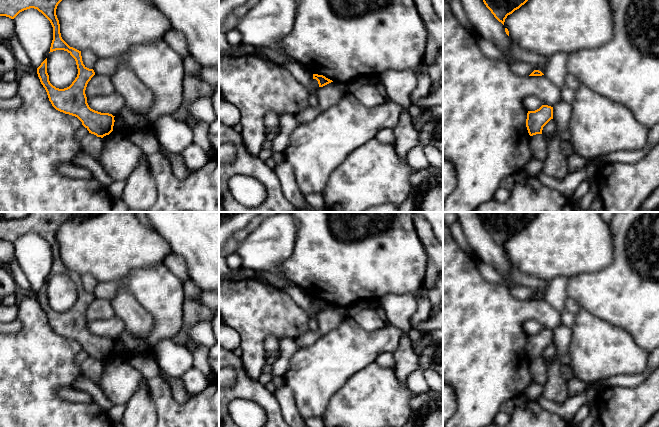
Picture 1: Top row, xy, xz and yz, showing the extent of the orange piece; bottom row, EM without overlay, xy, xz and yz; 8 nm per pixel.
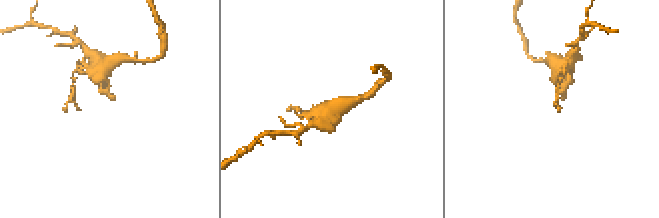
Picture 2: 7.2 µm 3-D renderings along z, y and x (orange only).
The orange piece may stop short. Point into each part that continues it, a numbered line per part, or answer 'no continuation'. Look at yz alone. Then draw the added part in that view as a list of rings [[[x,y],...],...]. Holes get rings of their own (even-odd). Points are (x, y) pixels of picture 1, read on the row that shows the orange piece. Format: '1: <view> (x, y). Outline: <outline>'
no continuation

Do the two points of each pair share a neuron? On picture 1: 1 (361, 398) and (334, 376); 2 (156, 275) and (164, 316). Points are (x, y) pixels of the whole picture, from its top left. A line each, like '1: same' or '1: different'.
1: different
2: same

